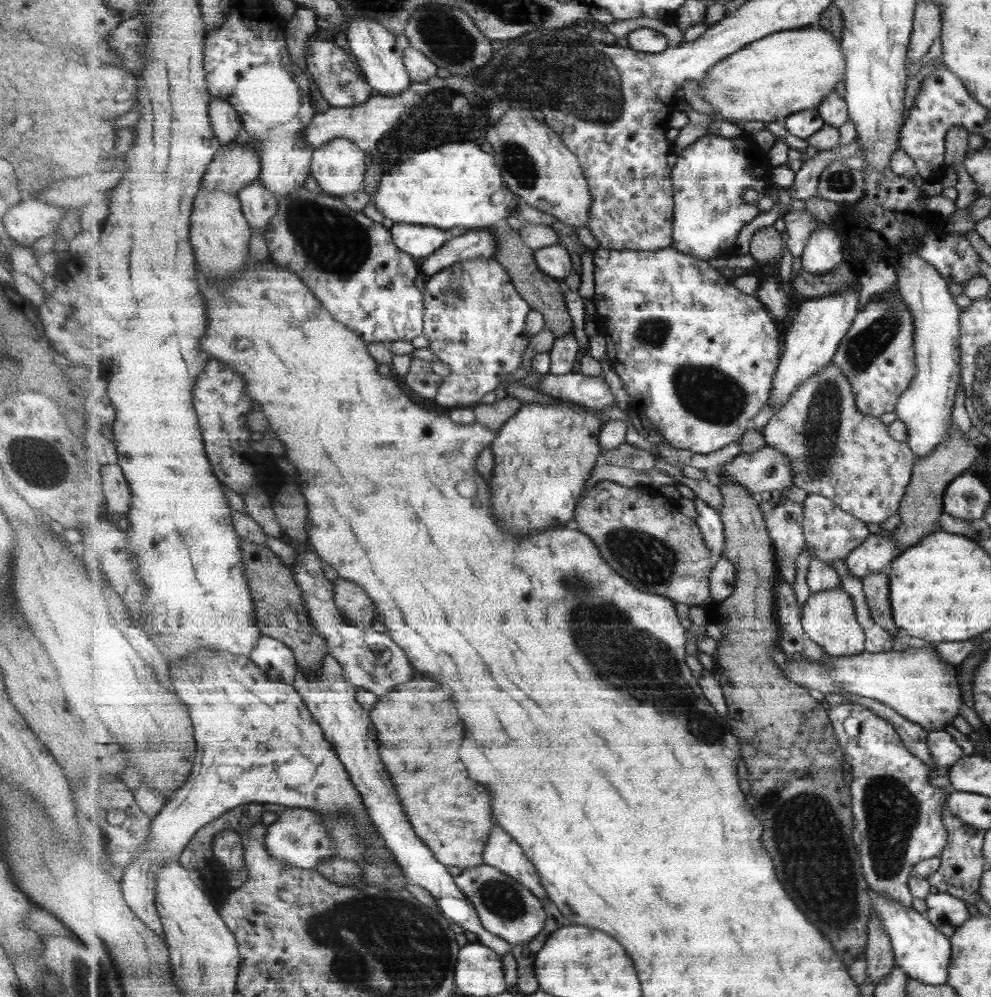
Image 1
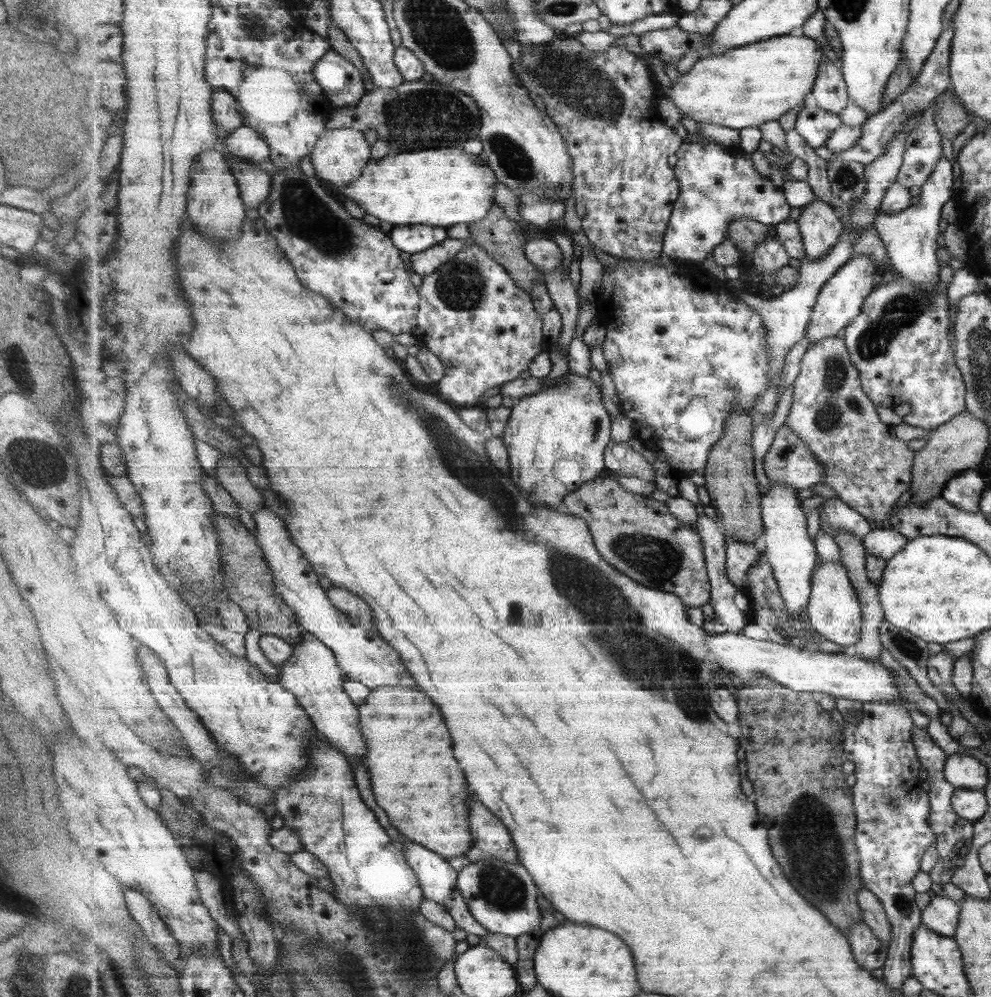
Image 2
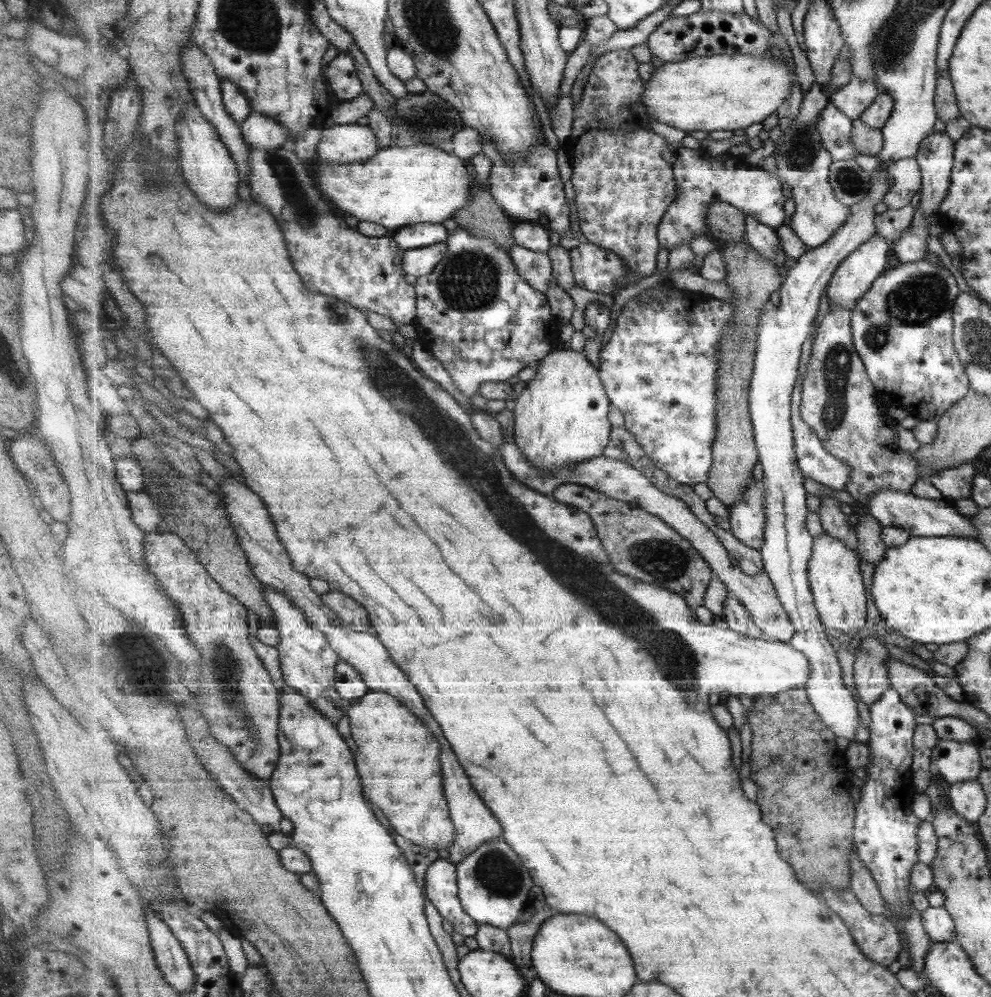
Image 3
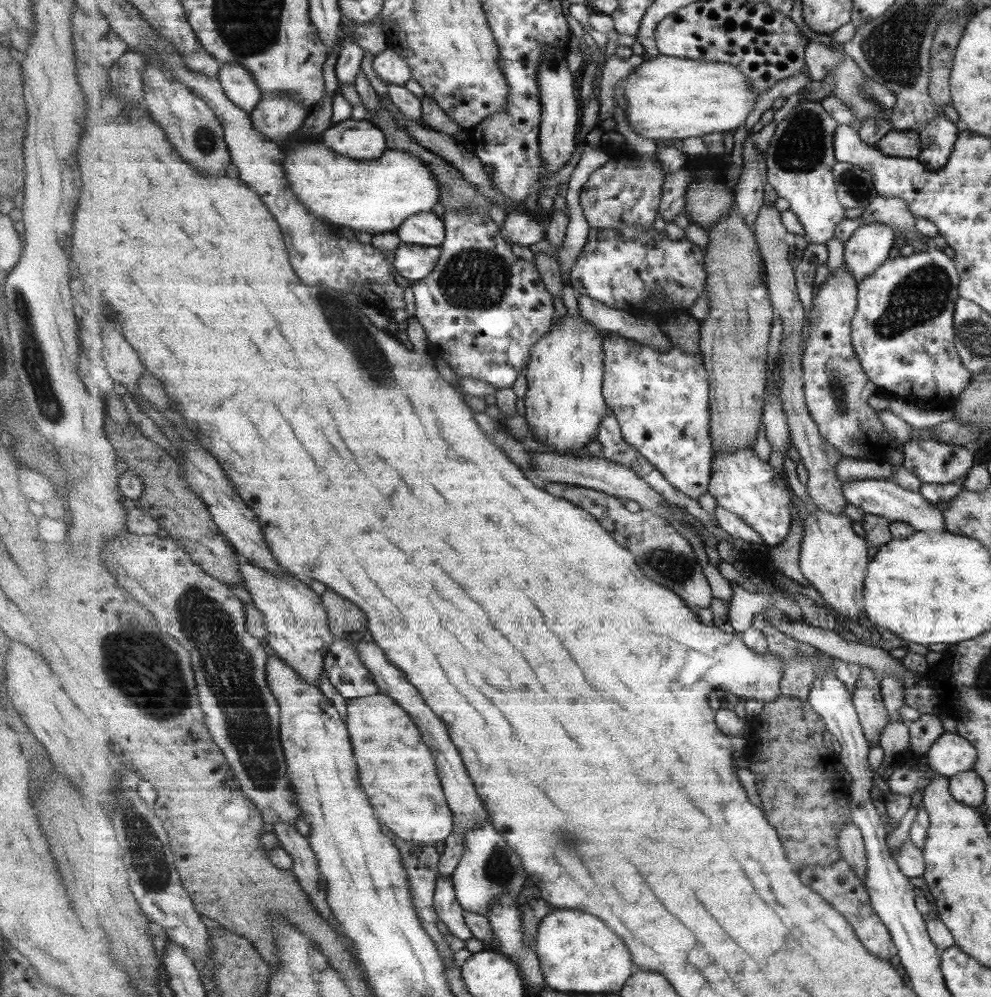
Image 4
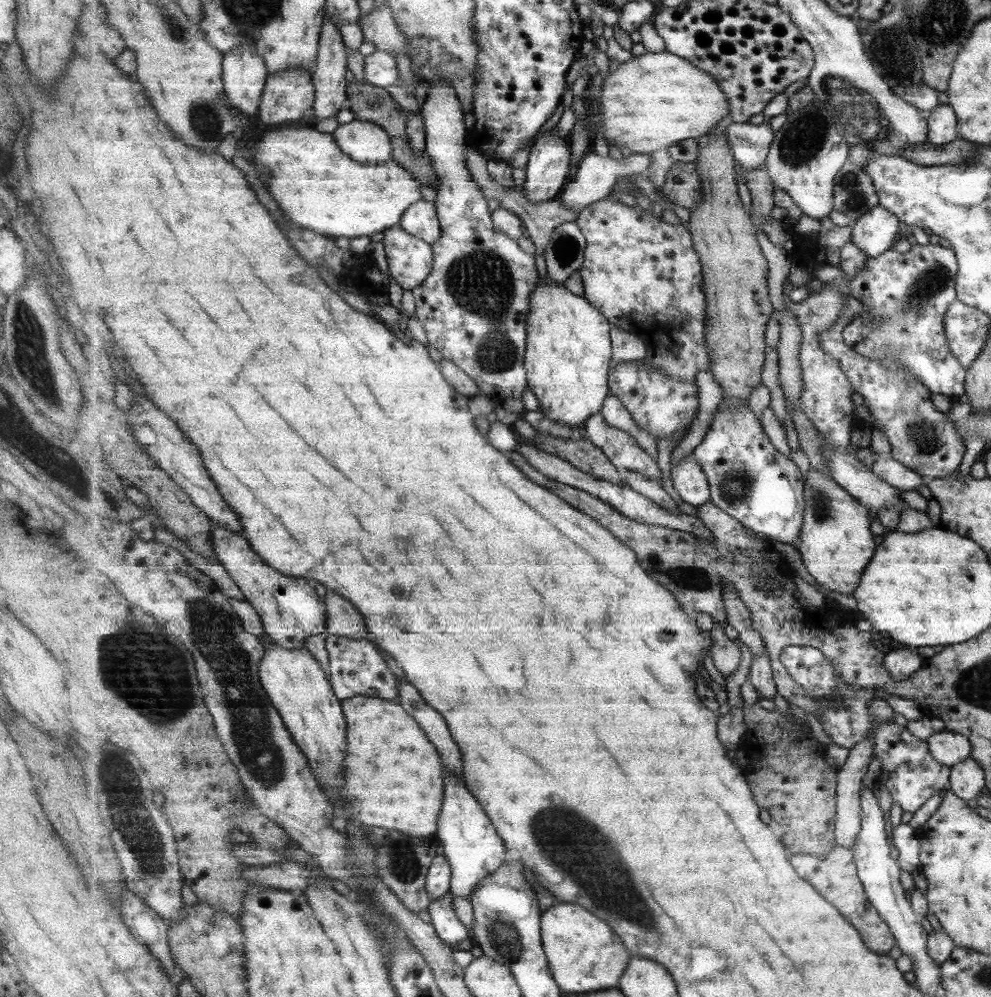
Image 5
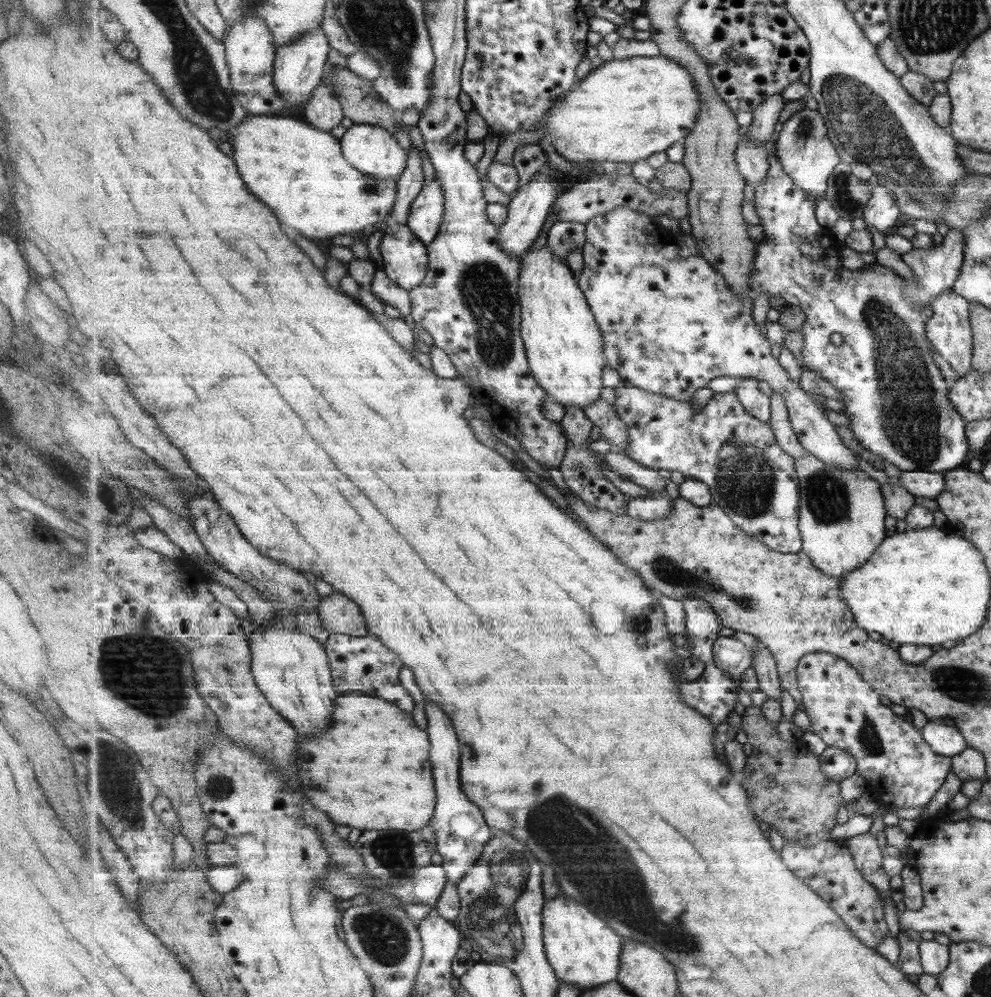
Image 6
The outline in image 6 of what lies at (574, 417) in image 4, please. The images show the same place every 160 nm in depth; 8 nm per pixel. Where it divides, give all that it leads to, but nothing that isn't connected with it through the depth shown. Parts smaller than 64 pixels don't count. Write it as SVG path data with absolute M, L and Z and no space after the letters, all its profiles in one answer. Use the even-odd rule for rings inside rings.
M549 246L523 256L520 277L522 336L532 376L561 406L595 404L603 390L603 369L608 362L605 335L573 275L568 259L559 259Z

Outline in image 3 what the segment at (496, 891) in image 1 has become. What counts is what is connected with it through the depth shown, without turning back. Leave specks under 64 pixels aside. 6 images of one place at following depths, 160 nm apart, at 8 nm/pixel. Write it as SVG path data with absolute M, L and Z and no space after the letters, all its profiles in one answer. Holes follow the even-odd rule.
M503 837L481 846L469 859L457 864L457 868L460 899L473 920L507 931L524 916L526 902L536 884L533 884L532 872Z

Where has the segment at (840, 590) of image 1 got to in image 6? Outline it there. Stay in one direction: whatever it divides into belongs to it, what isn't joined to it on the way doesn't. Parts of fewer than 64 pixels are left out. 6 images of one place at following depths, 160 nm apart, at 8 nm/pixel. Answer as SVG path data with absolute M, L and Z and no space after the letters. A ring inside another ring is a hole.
M808 451L803 457L796 459L796 469L801 487L800 531L804 540L802 550L811 557L813 564L816 564L821 572L843 580L846 574L851 574L867 564L876 548L881 546L890 533L885 528L885 518L889 513L885 506L882 486L863 471L856 469L845 472L823 462Z

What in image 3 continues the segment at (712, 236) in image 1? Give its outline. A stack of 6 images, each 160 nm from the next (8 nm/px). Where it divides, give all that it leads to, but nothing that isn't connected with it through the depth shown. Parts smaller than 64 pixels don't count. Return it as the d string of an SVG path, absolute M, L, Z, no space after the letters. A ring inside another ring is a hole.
M682 147L676 152L672 163L675 182L680 186L678 199L672 204L660 226L660 247L671 251L679 244L689 245L695 236L705 236L711 233L709 209L716 202L728 202L742 210L746 215L752 214L759 222L778 229L785 224L787 214L783 194L782 180L777 173L767 172L760 167L734 162L735 156L725 152L712 157L702 149Z

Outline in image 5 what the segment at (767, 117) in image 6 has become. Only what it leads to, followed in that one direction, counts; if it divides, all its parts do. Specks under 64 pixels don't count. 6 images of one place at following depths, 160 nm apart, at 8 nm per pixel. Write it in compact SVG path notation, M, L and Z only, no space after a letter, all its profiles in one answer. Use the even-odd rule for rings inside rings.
M766 118L760 125L737 125L729 122L724 130L734 157L743 170L766 168L772 142L775 138L775 126Z

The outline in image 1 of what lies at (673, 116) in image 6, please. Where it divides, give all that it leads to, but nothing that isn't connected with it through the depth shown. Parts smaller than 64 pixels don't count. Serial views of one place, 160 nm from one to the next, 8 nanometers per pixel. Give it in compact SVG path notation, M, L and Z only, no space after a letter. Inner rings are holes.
M821 26L798 28L749 44L709 71L699 86L700 95L723 120L782 122L797 111L818 109L847 78L842 42L827 31Z

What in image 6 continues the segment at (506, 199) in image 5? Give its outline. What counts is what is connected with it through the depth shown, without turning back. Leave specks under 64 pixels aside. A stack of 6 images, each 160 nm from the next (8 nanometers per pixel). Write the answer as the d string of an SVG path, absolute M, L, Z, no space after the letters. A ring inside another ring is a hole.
M595 175L591 179L580 179L576 184L566 190L552 207L556 214L556 220L575 221L587 224L592 218L611 212L618 206L628 206L640 213L647 213L649 216L665 215L676 220L690 220L689 199L685 192L664 186L663 194L653 195L647 185L639 184L633 175Z

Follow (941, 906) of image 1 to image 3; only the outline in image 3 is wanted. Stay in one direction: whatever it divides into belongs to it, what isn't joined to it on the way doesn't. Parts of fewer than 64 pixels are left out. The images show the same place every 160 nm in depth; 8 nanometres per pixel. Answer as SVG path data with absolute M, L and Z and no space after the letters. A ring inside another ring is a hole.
M928 906L920 912L920 921L925 934L931 942L949 942L955 940L955 924L945 907Z

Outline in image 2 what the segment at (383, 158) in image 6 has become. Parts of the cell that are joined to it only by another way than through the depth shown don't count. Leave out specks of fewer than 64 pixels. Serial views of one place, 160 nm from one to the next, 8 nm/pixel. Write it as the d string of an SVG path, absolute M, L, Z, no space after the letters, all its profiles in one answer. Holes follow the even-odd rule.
M354 128L327 129L316 144L310 158L315 165L318 178L331 184L333 188L347 188L354 180L364 174L364 168L368 166L372 158L372 147L365 140L365 133Z

